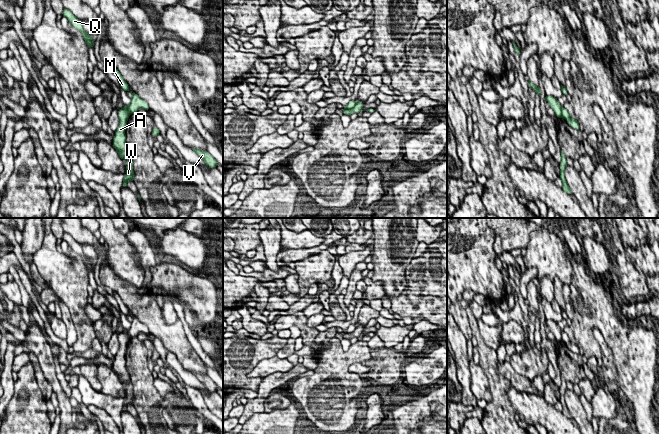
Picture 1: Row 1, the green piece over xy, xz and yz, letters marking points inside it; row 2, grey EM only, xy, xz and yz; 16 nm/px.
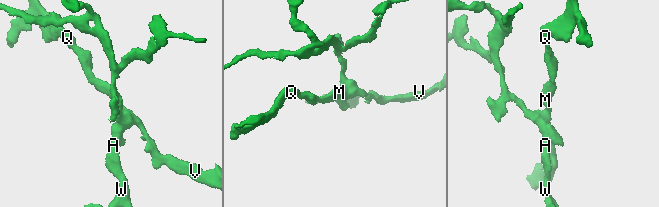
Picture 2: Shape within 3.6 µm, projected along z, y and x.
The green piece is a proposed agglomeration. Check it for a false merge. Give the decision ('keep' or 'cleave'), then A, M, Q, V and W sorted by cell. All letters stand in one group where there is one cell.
cleave | A W / M Q V

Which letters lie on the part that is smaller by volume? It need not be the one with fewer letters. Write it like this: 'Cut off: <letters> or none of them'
Cut off: M, Q, V

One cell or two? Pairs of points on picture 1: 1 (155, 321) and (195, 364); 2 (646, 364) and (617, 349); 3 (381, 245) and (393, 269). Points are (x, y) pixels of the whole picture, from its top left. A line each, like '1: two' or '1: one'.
1: one
2: one
3: one

